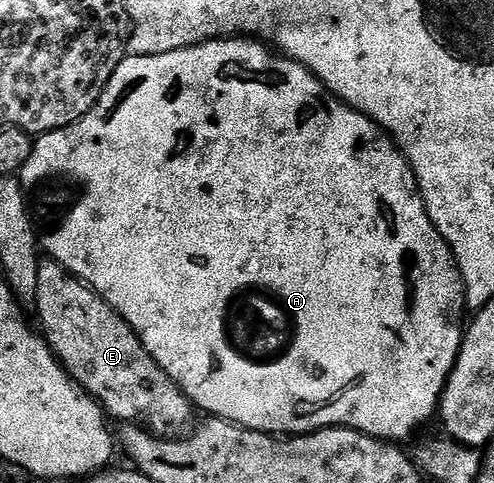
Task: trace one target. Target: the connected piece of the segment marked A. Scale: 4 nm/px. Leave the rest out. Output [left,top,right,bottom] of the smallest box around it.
[19,35,467,443]

